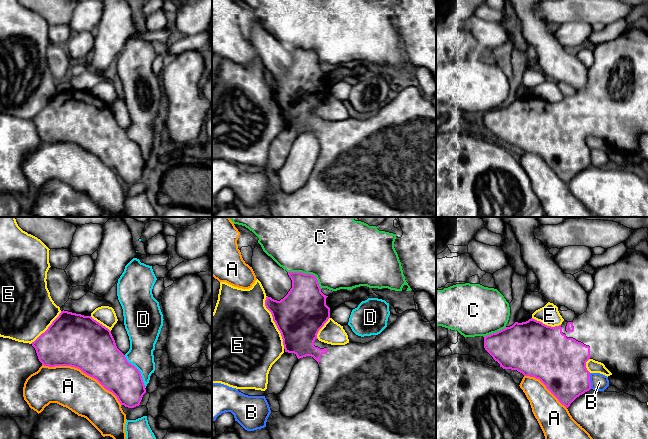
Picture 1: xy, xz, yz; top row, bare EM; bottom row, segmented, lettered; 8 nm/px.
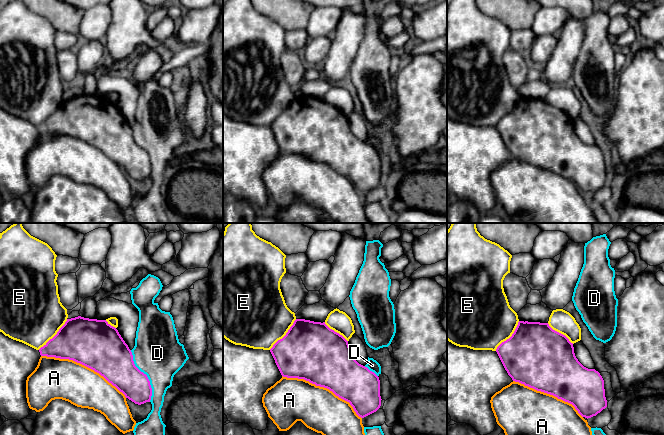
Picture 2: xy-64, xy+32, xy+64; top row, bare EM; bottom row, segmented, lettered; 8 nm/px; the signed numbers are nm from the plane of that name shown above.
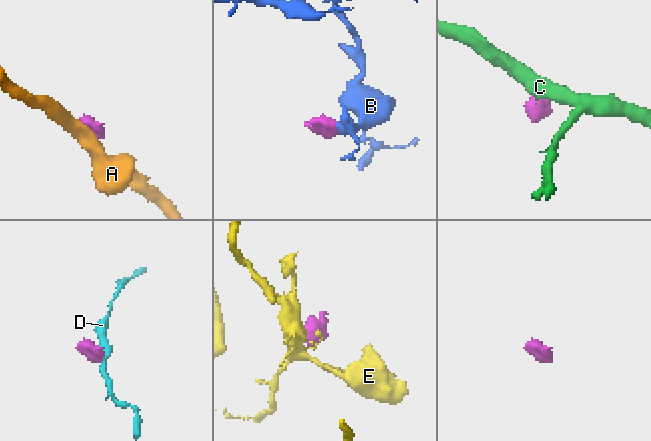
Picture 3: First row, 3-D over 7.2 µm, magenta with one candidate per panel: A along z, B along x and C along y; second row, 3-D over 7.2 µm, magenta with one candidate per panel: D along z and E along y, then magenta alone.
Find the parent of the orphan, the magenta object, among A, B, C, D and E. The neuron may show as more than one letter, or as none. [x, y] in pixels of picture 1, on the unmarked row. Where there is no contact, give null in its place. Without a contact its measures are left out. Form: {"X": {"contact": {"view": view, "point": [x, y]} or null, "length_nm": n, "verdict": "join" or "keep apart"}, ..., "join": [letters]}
{"A": {"contact": {"view": "xy", "point": [83, 148]}, "length_nm": 700, "verdict": "keep apart"}, "B": {"contact": {"view": "yz", "point": [589, 157]}, "length_nm": 130, "verdict": "keep apart"}, "C": {"contact": {"view": "xz", "point": [307, 50]}, "length_nm": 300, "verdict": "keep apart"}, "D": {"contact": {"view": "xy", "point": [139, 147]}, "length_nm": 320, "verdict": "keep apart"}, "E": {"contact": {"view": "xz", "point": [274, 97]}, "length_nm": 440, "verdict": "keep apart"}, "join": []}

